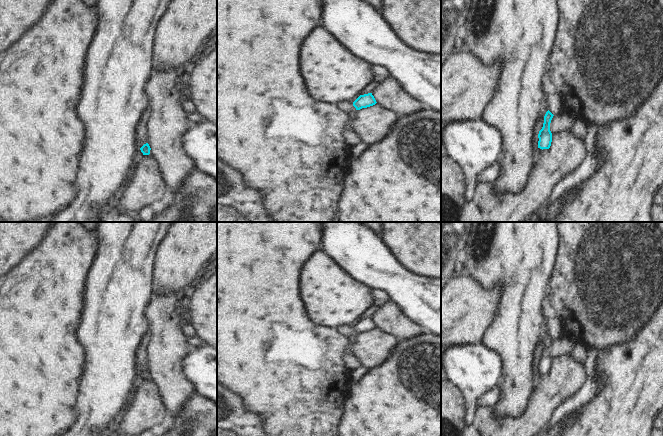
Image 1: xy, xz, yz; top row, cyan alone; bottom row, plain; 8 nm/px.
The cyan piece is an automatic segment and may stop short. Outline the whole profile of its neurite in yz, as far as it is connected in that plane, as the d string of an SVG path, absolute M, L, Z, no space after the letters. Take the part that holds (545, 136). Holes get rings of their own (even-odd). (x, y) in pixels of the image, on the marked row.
M548 110L544 116L544 123L542 129L538 134L538 148L549 149L552 142L552 133L550 131L550 123L553 118L553 114Z

